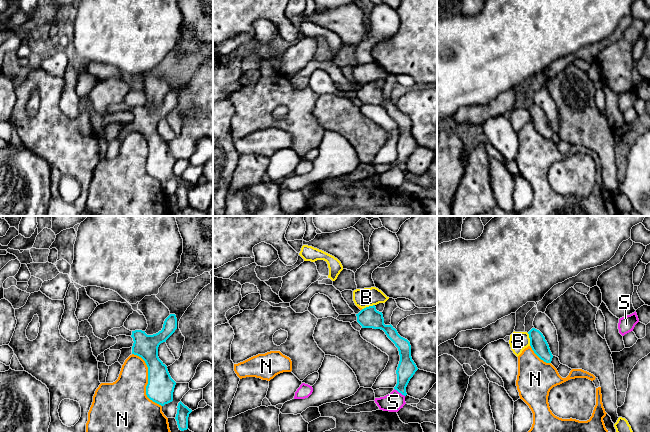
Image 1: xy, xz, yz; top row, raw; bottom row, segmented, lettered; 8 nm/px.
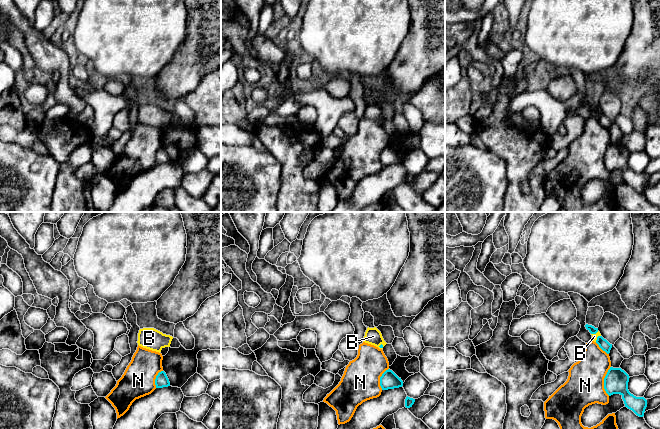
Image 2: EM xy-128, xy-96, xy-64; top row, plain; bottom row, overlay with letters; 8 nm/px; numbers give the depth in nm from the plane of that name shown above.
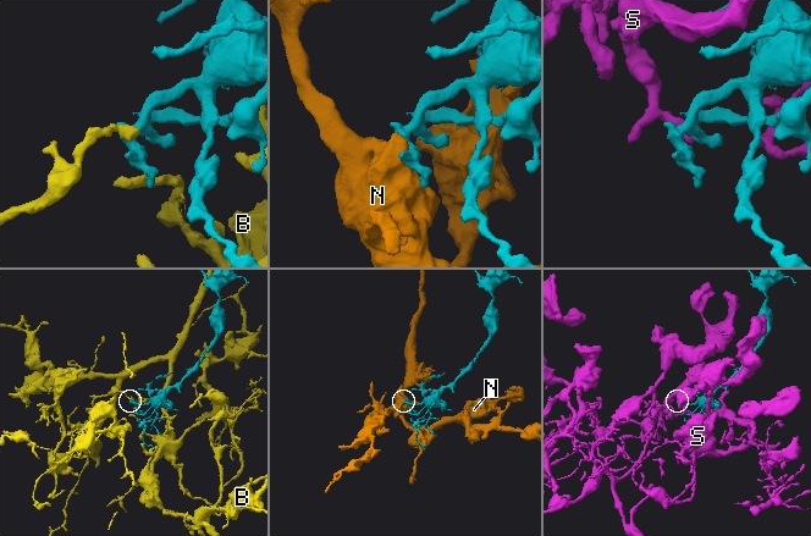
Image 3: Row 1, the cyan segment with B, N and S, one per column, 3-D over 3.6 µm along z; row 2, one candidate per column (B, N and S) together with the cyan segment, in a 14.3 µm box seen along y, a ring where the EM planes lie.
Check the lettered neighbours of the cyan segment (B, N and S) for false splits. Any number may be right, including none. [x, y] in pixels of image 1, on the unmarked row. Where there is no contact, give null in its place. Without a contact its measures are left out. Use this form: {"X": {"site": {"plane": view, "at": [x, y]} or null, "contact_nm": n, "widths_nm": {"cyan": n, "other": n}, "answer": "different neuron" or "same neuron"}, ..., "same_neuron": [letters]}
{"B": {"site": {"plane": "xz", "at": [368, 83]}, "contact_nm": 110, "widths_nm": {"cyan": 170, "other": 150}, "answer": "different neuron"}, "N": {"site": {"plane": "xy", "at": [148, 156]}, "contact_nm": 500, "widths_nm": {"cyan": 220, "other": 360}, "answer": "different neuron"}, "S": {"site": {"plane": "xz", "at": [399, 168]}, "contact_nm": 110, "widths_nm": {"cyan": 150, "other": 160}, "answer": "different neuron"}, "same_neuron": []}

